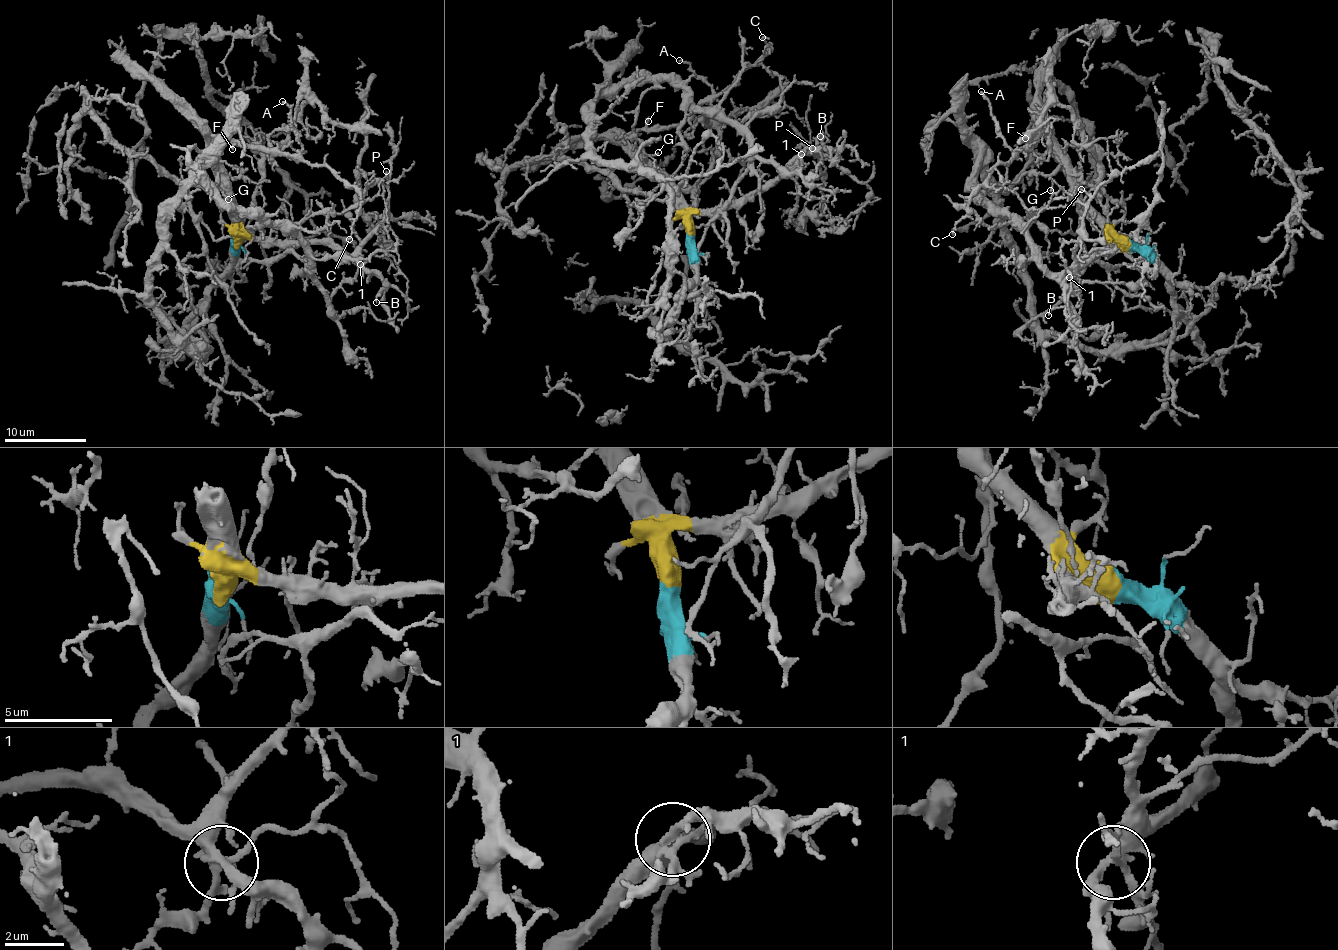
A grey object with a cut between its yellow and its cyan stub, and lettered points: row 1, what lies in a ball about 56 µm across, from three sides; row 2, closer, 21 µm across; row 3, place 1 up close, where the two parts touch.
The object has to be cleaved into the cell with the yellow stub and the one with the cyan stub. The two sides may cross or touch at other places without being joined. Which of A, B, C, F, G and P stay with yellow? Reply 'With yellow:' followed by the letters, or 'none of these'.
With yellow: A, B, C, F, G, P

